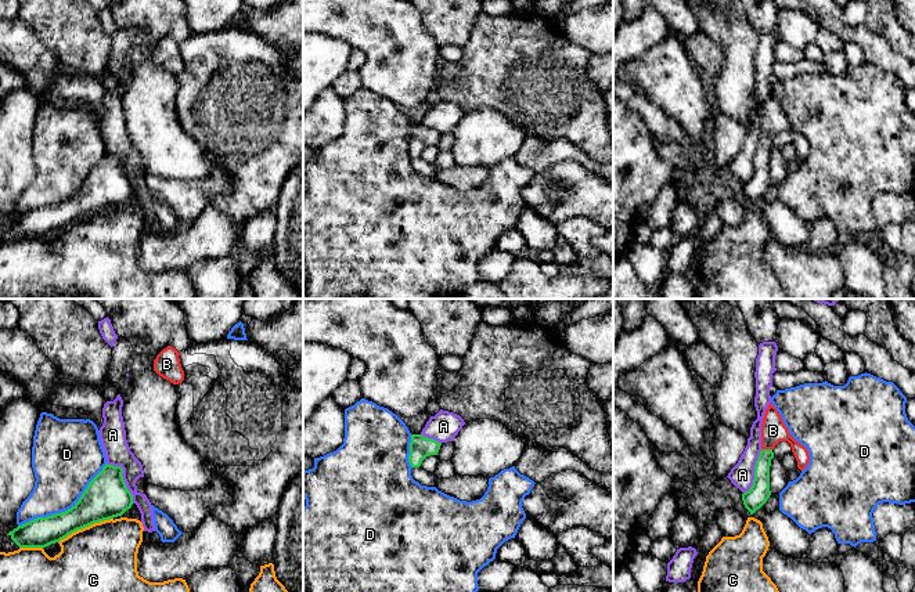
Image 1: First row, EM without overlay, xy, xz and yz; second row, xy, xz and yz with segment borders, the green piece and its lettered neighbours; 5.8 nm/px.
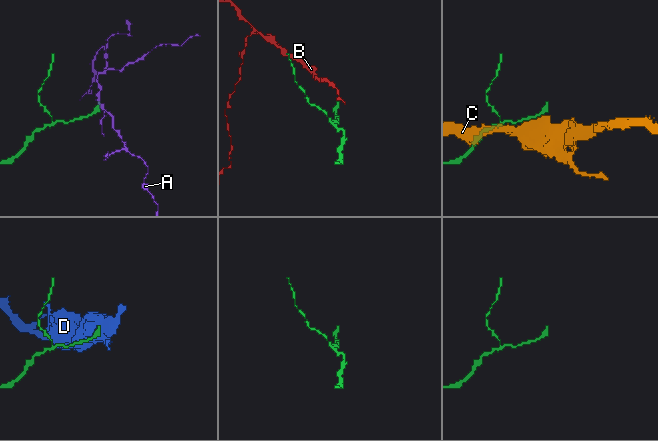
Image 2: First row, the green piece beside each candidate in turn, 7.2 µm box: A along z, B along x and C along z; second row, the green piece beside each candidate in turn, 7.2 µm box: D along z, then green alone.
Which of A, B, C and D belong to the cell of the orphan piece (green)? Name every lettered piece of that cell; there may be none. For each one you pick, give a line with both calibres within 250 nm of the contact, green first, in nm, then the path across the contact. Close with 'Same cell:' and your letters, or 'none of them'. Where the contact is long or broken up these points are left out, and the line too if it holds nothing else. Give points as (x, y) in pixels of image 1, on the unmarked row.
B: 120 nm thick on the green side, 140 nm on the other; runs through yz (759, 181), (762, 155), (767, 140), (773, 121)
Same cell: B

